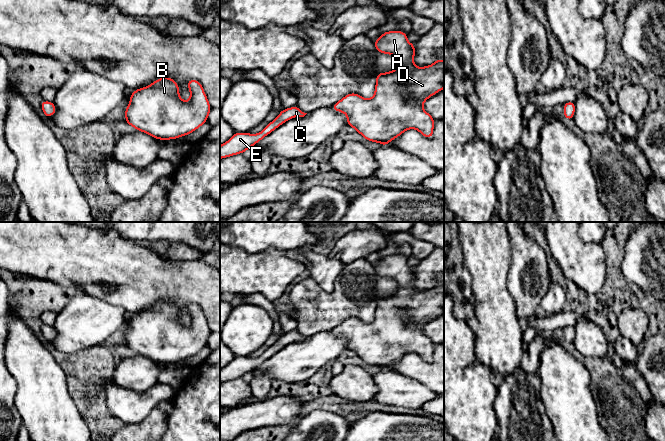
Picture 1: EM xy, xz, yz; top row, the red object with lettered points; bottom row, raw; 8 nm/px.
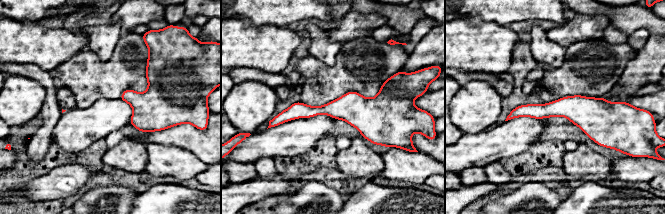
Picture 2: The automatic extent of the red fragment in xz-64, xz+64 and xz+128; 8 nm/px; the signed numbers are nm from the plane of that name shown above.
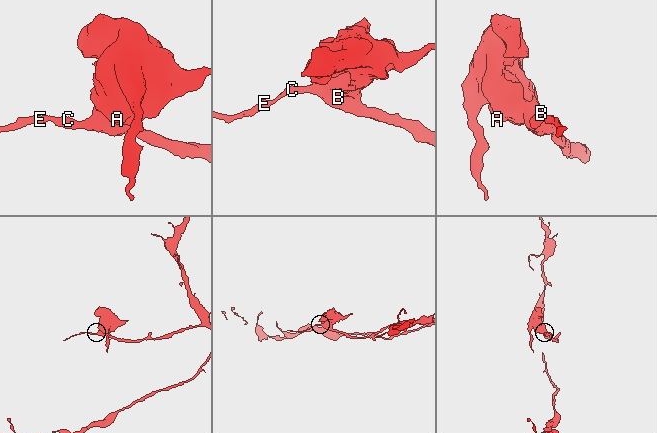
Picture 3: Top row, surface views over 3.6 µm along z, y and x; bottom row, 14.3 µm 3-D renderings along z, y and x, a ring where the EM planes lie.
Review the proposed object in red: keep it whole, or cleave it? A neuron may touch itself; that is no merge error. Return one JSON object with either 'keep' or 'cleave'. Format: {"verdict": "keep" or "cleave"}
{"verdict": "keep"}

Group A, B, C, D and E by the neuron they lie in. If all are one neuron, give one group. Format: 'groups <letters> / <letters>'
groups A B C D E

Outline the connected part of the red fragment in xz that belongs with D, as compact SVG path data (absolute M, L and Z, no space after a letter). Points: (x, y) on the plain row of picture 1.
M402 255L384 256L374 265L376 274L398 283L395 294L376 299L374 320L371 323L350 317L331 330L335 335L347 339L347 349L353 351L366 364L387 370L408 353L416 353L424 361L432 362L435 344L423 334L423 327L444 312L444 285L437 283L432 289L414 289L415 269L409 267L407 258Z

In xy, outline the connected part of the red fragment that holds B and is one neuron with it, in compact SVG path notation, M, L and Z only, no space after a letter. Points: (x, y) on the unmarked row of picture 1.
M161 301L152 308L133 315L125 334L126 347L159 364L177 363L197 354L207 346L211 330L198 304L188 304L190 324L184 325L179 319L179 309L169 301Z

